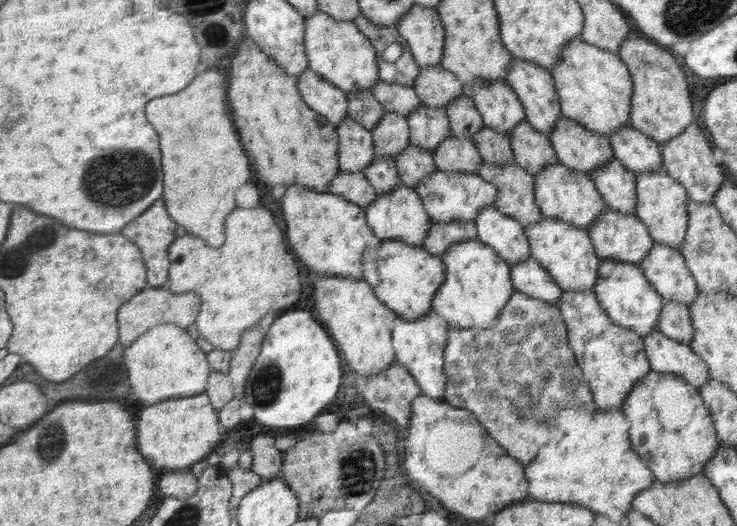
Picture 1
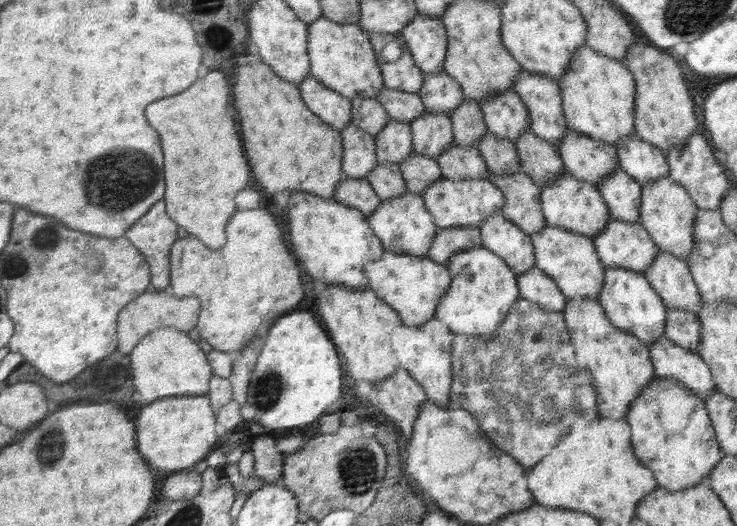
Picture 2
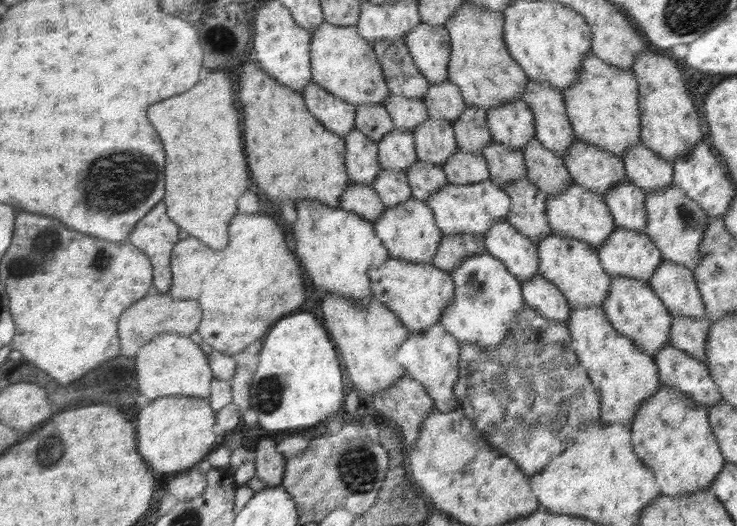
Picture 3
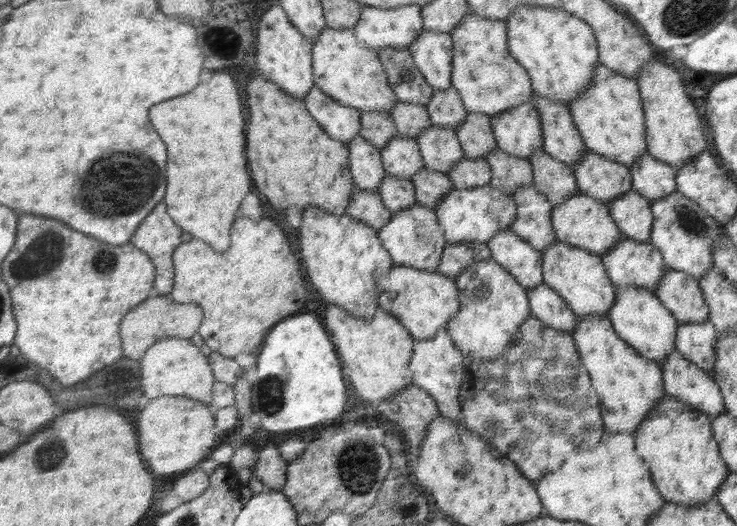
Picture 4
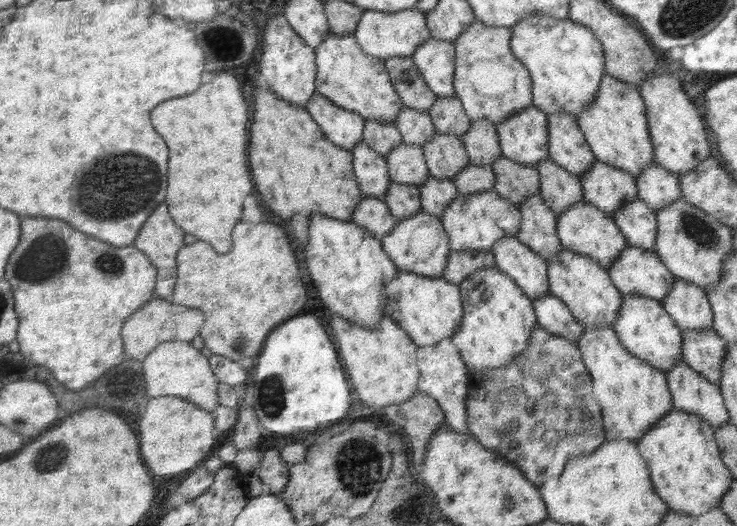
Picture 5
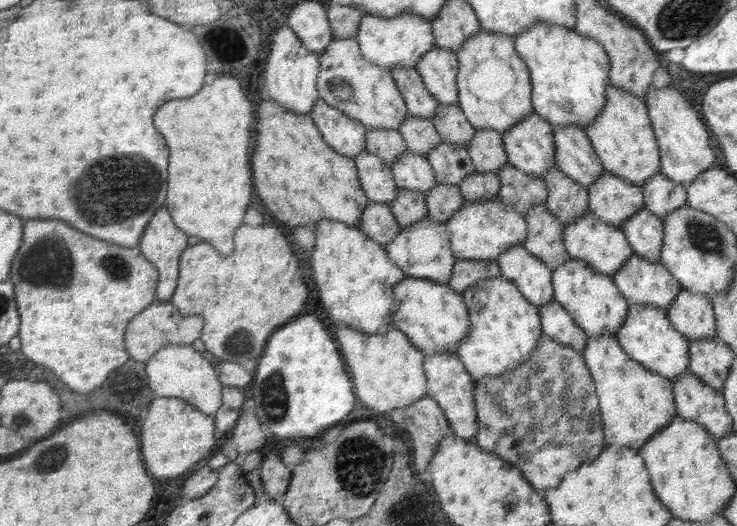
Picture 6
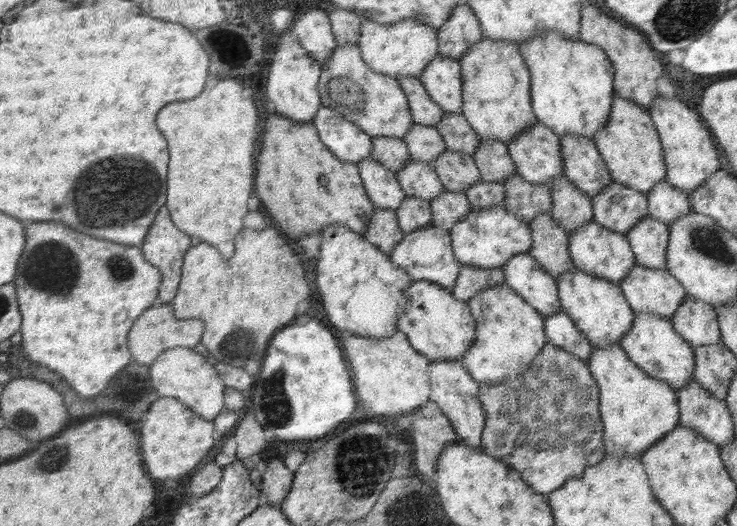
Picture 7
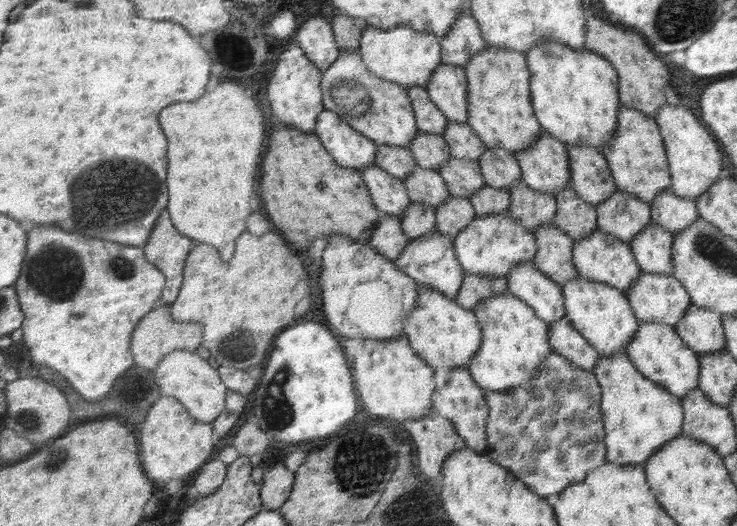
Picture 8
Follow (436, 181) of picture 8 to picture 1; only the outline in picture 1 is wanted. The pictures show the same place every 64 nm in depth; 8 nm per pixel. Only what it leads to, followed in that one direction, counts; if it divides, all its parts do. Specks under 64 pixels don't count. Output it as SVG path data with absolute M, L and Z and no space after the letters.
M386 111L376 127L371 128L375 142L376 157L390 157L411 145L411 127L407 117L394 111Z

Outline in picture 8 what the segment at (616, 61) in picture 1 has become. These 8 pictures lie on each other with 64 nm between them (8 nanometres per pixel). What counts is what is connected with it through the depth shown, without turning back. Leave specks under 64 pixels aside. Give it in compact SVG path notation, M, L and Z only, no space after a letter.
M620 104L618 132L612 144L604 148L615 184L619 190L634 195L637 199L654 203L664 191L670 191L671 171L666 144L657 121L633 108Z

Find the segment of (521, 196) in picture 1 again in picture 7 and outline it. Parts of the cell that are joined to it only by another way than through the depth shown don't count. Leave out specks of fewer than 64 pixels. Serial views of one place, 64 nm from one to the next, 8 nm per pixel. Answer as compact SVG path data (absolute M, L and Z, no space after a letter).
M544 213L532 224L534 246L529 254L535 257L539 265L547 270L556 280L574 270L574 261L569 251L570 235L559 224L556 224L551 213Z

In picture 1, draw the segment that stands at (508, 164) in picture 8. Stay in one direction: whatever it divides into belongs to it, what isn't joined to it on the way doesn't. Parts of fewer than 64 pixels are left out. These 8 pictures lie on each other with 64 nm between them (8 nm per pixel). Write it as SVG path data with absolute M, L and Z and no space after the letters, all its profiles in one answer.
M464 94L457 96L445 106L454 138L470 140L473 134L484 127L483 118L473 101Z

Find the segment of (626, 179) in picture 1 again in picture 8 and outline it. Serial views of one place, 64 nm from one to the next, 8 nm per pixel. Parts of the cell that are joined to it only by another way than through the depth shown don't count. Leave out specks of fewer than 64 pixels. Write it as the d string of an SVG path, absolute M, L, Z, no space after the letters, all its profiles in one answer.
M653 221L630 245L643 272L671 275L674 272L673 244L674 235Z

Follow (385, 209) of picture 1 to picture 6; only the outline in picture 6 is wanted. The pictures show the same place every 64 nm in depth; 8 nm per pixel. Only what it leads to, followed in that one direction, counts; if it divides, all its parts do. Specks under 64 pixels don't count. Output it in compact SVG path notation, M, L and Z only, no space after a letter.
M429 216L412 223L410 227L402 227L399 234L383 247L391 260L395 261L408 277L448 284L454 274L456 256L451 249L451 231L446 225L433 221Z

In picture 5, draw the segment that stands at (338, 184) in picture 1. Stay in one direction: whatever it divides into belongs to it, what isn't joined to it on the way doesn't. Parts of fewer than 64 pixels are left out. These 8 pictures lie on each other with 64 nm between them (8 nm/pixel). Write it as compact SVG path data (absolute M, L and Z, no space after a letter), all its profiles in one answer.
M364 196L354 216L353 222L367 228L377 239L384 240L396 228L397 220L391 215L385 200Z

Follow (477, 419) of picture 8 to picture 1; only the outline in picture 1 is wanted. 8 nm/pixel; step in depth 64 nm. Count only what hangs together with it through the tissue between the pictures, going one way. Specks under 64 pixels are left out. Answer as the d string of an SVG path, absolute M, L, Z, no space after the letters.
M432 311L424 315L423 318L414 319L413 321L398 318L398 320L396 320L394 332L392 332L391 335L391 340L394 342L395 356L399 363L410 370L411 375L415 377L415 380L419 383L422 394L435 400L444 399L446 386L448 384L448 378L446 377L444 368L446 368L445 350L449 342L449 326L443 316Z

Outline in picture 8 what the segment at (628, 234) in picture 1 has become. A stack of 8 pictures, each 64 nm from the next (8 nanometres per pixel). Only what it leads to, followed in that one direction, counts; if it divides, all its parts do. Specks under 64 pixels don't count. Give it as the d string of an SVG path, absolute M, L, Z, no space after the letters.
M643 272L626 297L640 321L676 328L692 308L691 295L672 275Z

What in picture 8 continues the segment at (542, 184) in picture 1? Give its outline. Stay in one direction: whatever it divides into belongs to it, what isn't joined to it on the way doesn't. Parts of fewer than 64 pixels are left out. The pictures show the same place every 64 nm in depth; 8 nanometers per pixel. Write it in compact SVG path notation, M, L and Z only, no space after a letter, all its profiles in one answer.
M598 228L587 237L575 241L573 256L580 277L607 284L625 294L635 287L639 276L642 275L642 268L635 259L631 245Z

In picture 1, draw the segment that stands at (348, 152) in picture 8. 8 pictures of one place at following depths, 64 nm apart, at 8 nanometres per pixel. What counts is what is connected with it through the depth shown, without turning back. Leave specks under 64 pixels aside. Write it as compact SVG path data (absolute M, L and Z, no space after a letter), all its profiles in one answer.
M310 67L297 78L298 89L306 103L335 126L348 116L348 96L343 89L312 72Z

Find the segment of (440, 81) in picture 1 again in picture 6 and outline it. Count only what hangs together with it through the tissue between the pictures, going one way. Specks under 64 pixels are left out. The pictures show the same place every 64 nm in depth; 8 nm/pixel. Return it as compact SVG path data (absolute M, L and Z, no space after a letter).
M439 103L431 118L440 139L467 149L474 140L476 129L468 122L460 105Z

